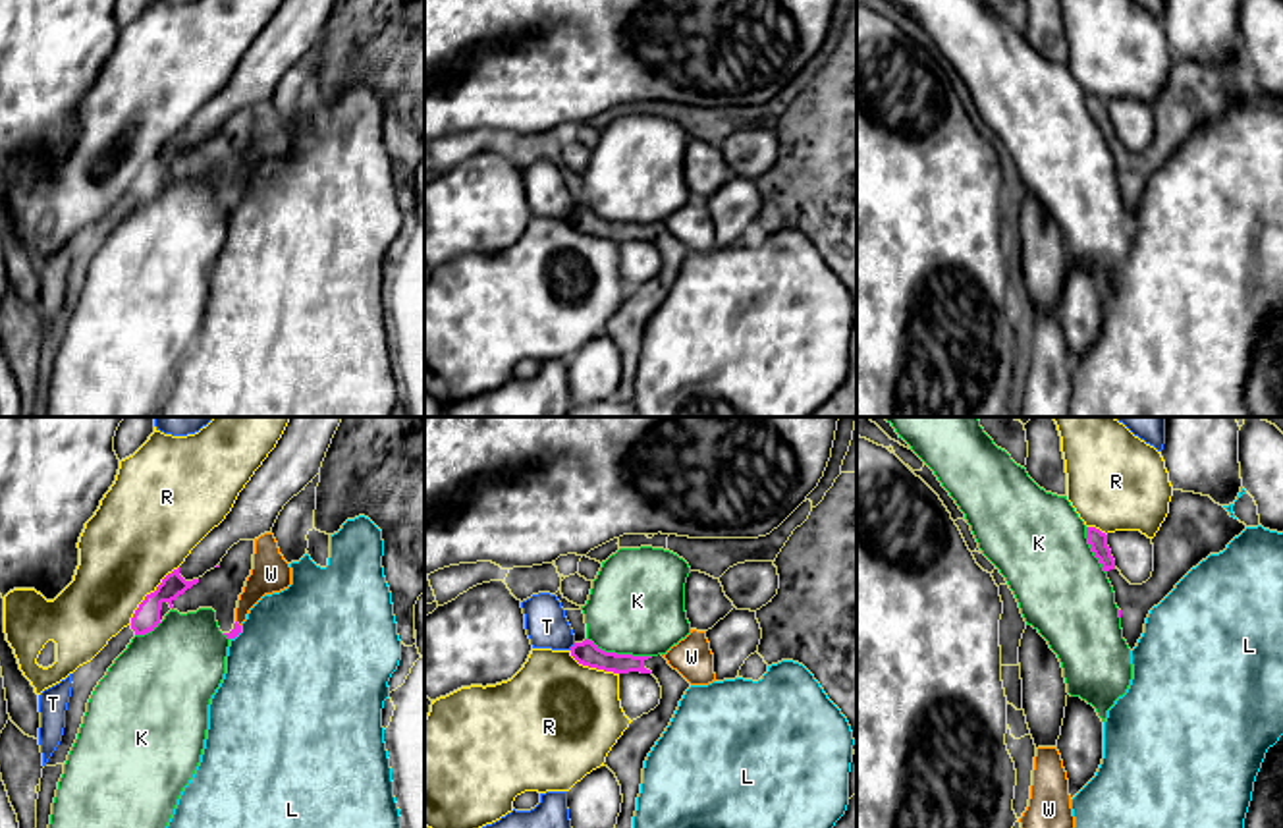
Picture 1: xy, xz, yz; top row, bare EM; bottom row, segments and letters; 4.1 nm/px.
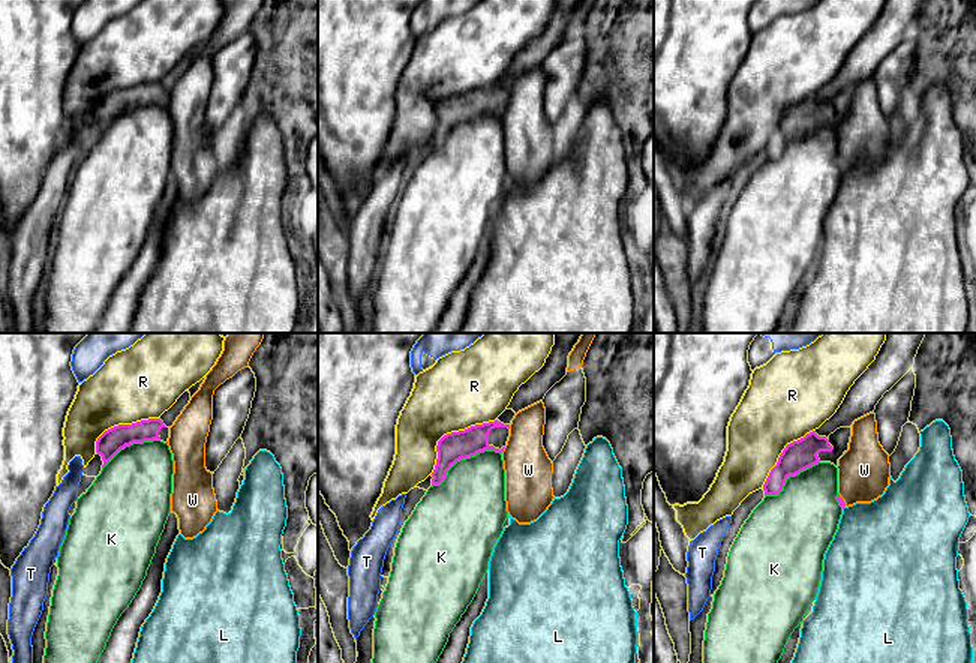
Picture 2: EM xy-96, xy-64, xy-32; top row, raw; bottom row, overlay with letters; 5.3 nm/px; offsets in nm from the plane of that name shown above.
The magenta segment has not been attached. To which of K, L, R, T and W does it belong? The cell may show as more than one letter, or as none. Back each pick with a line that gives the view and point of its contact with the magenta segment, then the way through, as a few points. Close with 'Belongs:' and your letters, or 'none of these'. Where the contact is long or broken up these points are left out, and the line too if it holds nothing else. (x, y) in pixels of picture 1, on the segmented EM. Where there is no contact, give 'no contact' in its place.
Belongs: none of these

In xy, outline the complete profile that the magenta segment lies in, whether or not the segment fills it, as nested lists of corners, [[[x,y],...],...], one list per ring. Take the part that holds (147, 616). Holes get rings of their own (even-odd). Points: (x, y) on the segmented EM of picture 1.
[[[239,540],[222,562],[203,577],[185,581],[179,567],[168,573],[154,593],[147,594],[131,618],[135,635],[145,635],[160,623],[162,604],[168,602],[179,614],[212,608],[220,631],[228,639],[241,633],[235,608],[245,581],[253,569],[255,540]]]

